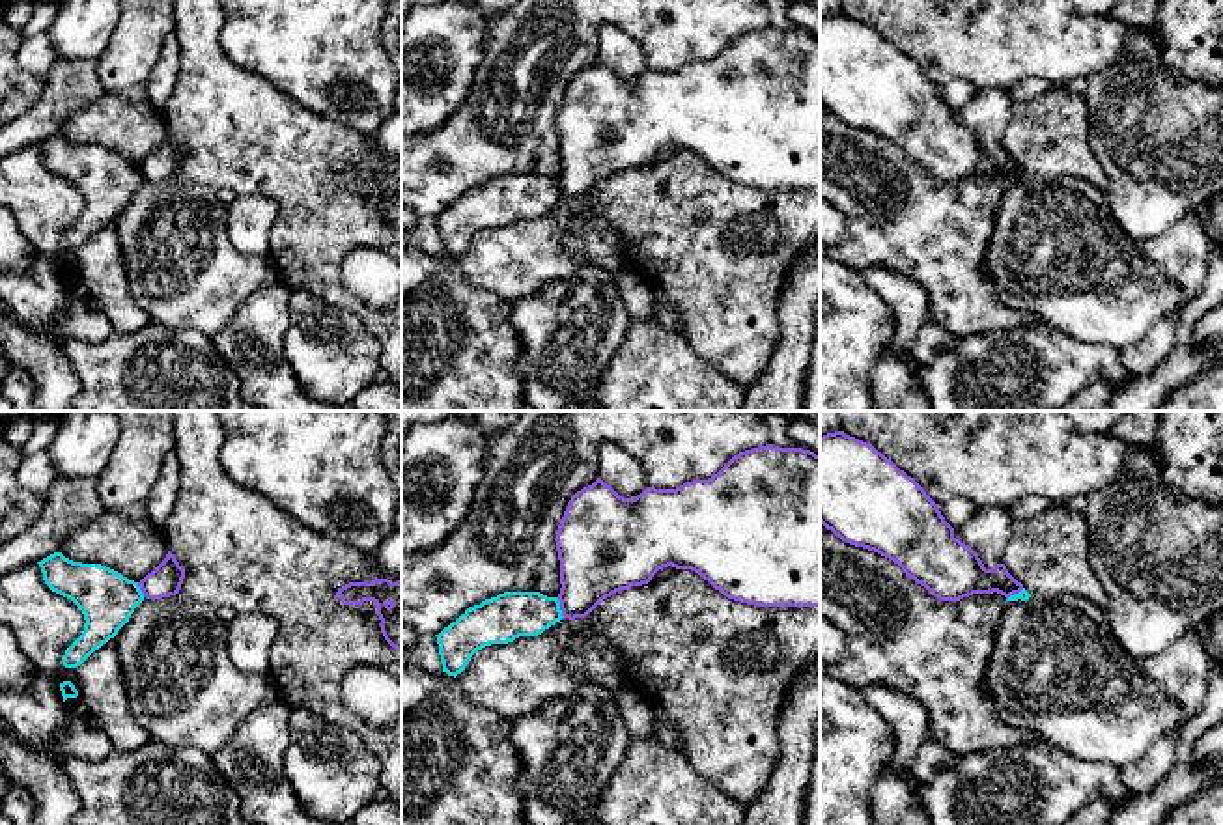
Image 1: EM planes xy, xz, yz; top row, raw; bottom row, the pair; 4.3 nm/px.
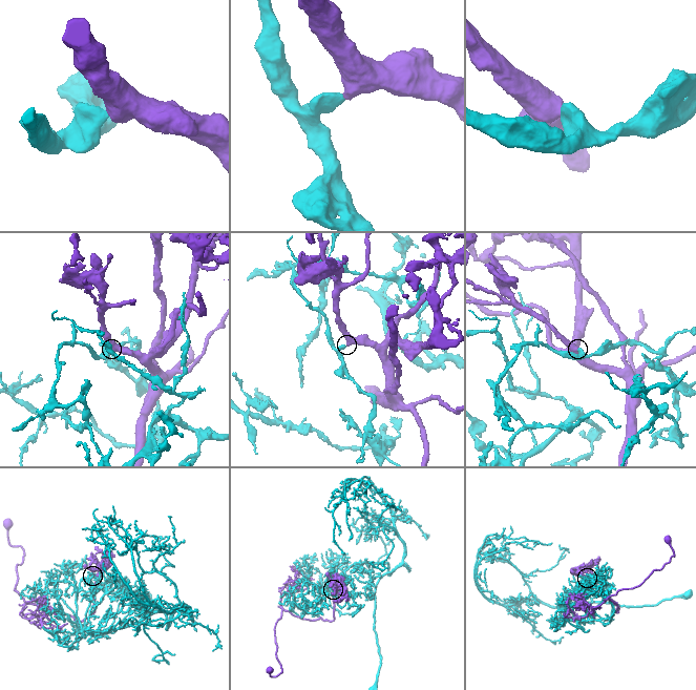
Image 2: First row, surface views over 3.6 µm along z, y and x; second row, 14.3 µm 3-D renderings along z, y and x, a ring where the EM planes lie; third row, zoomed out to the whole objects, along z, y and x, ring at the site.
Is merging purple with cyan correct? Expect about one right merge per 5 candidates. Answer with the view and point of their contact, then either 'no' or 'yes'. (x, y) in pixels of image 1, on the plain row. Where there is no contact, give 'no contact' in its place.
xz (561, 189) | no

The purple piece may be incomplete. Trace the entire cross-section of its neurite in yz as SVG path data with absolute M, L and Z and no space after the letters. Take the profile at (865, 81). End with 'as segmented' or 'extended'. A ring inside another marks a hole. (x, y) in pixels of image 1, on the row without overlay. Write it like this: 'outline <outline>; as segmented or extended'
outline M844 13L820 19L820 105L842 123L893 142L939 183L993 174L1008 181L1023 172L1005 146L986 151L954 119L939 86L911 58Z; as segmented

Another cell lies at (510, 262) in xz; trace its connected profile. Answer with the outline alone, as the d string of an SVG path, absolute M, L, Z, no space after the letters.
M562 200L538 218L478 231L456 258L467 284L513 302L584 267L586 261L564 246L569 203Z

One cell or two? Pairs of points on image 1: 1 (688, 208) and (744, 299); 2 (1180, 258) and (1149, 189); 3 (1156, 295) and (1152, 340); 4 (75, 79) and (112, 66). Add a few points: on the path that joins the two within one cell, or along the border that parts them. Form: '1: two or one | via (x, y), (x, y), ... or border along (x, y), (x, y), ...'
1: one | via (691, 230), (719, 258), (723, 277)
2: two | border along (1195, 206), (1162, 234), (1143, 237), (1138, 243)
3: two | border along (1177, 314), (1166, 314), (1136, 342), (1119, 351)
4: two | border along (98, 60), (98, 75), (105, 90)

